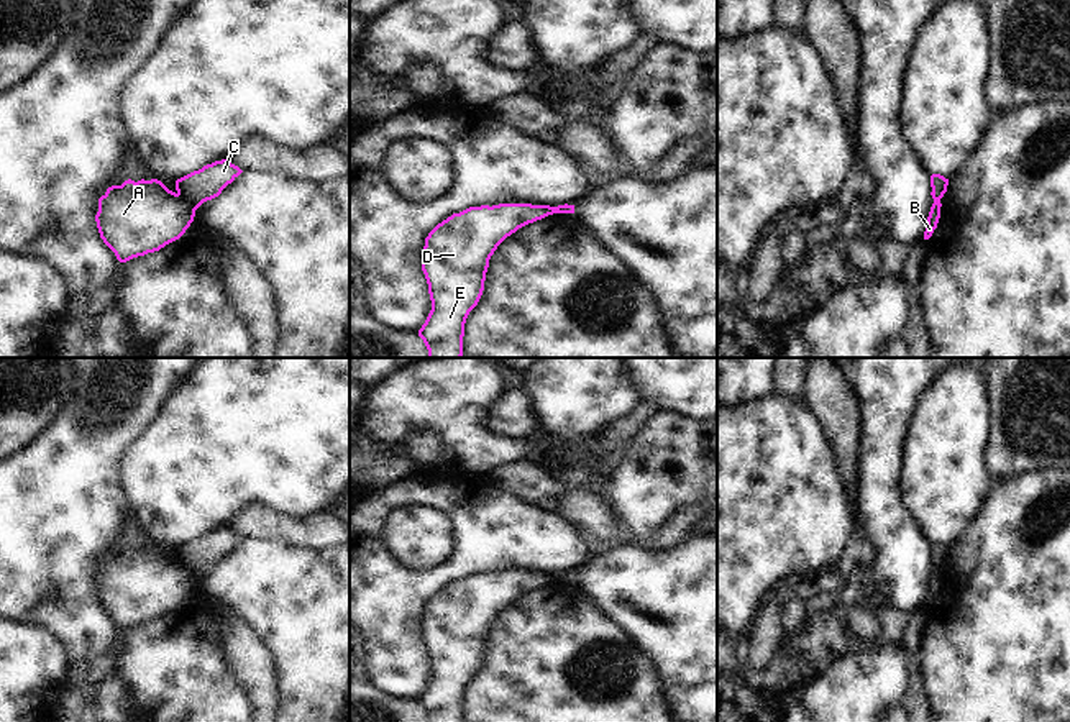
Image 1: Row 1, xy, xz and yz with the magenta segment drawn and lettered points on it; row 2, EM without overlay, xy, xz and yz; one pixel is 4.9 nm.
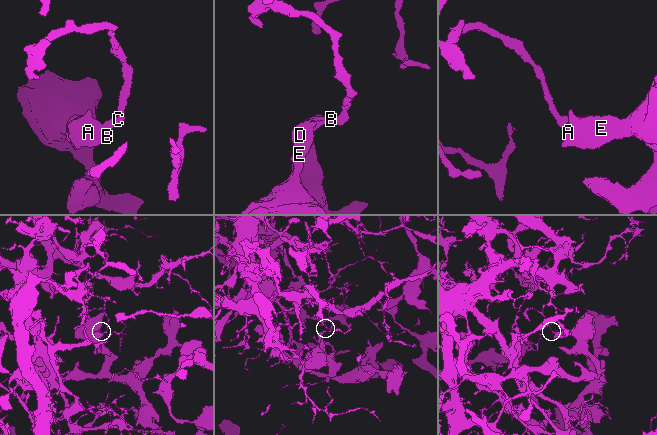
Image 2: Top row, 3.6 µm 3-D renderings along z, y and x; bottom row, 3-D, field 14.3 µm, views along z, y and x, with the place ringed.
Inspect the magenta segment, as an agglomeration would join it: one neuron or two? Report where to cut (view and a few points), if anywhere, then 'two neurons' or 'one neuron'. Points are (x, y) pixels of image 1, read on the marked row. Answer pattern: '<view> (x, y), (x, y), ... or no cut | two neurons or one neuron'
xy (178, 192), (196, 209) | two neurons

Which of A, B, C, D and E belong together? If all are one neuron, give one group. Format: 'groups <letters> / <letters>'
groups A B D E / C

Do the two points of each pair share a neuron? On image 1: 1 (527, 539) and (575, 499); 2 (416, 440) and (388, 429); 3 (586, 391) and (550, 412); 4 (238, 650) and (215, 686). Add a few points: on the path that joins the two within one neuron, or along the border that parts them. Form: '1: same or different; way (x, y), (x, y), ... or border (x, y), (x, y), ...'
1: different; border (521, 499), (567, 517), (588, 537)
2: different; border (402, 437), (411, 427), (429, 427), (442, 447)
3: same; way (578, 392), (558, 412)
4: different; border (219, 629), (222, 657), (248, 699)

